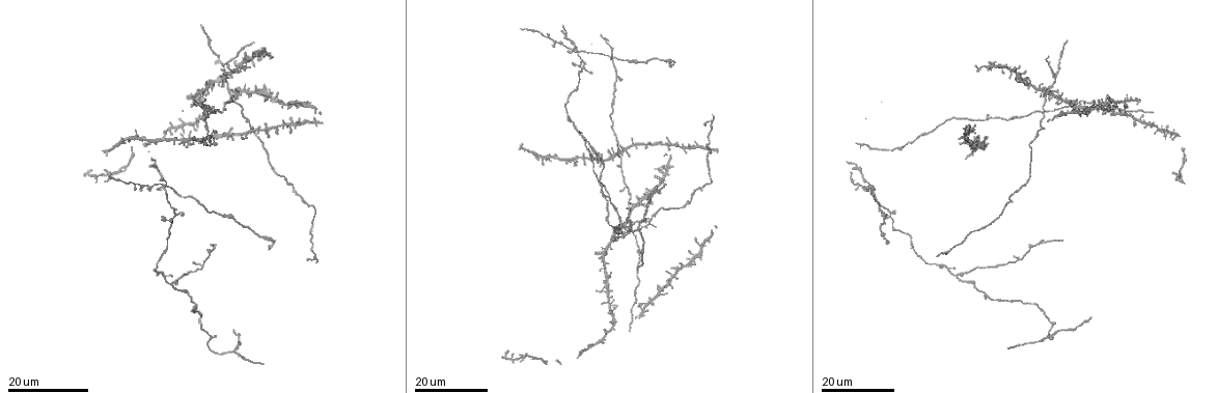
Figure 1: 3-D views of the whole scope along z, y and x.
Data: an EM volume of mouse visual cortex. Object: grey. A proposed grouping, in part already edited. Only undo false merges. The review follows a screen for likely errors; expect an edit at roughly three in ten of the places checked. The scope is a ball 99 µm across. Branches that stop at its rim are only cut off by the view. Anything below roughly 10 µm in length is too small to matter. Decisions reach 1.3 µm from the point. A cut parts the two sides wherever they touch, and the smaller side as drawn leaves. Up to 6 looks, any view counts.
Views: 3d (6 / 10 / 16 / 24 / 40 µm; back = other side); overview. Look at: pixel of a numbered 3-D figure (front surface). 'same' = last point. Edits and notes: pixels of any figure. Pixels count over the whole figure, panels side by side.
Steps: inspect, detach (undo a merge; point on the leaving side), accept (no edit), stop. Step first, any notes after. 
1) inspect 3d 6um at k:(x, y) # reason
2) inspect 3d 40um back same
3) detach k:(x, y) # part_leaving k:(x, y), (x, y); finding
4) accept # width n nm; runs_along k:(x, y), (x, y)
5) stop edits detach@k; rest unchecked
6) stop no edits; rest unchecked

inspect 3d 16um at 1:(585, 67) # three-way junction

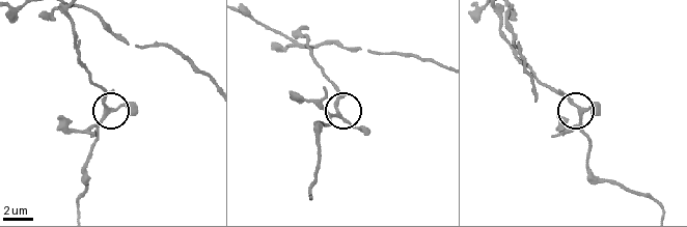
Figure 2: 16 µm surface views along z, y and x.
inspect 3d 6um at 2:(340, 114)

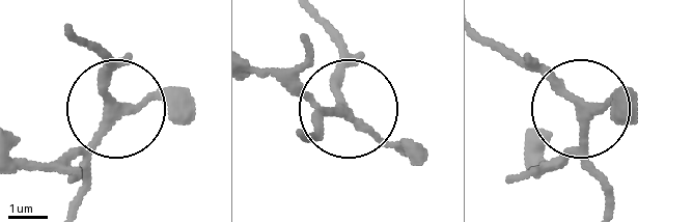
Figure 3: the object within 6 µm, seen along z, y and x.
accept # width 200 nm; continuous, no second cell

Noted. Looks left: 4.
inspect 3d 24um at 1:(573, 47) # looks like a crossing

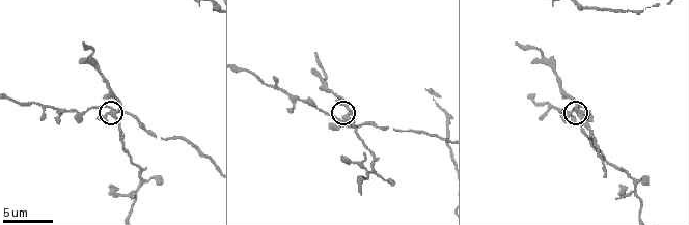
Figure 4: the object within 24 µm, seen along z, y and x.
inspect 3d 6um at 4:(581, 115) # zoom in

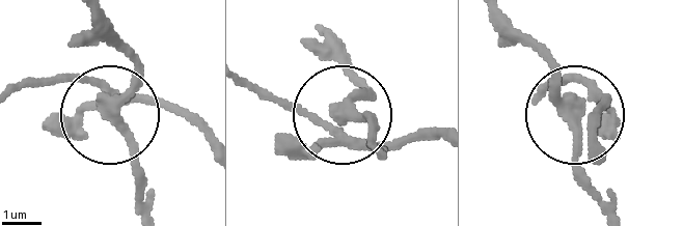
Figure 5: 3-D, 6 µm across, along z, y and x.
accept # side_arm 39 um; all the same cell

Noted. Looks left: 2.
inspect 3d 24um at 1:(958, 275) # two arms in line, one across

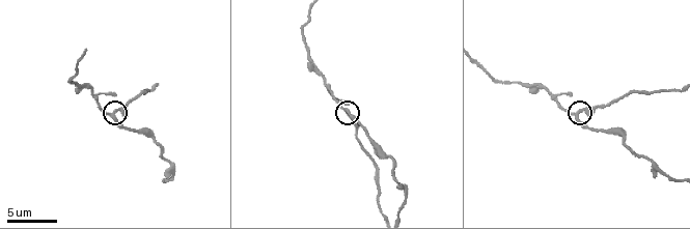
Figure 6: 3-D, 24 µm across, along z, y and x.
inspect 3d 10um at 6:(576, 114)

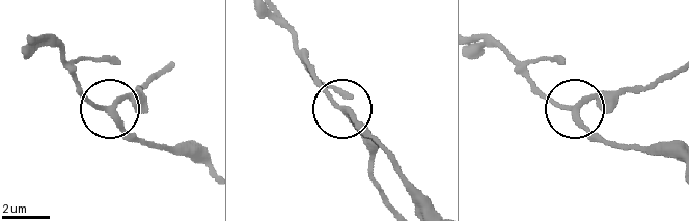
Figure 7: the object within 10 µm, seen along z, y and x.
accept # side_arm 38 um; runs_along 7:(274, 14), (373, 148); all the same cell

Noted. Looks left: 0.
stop no edits; rest unchecked

